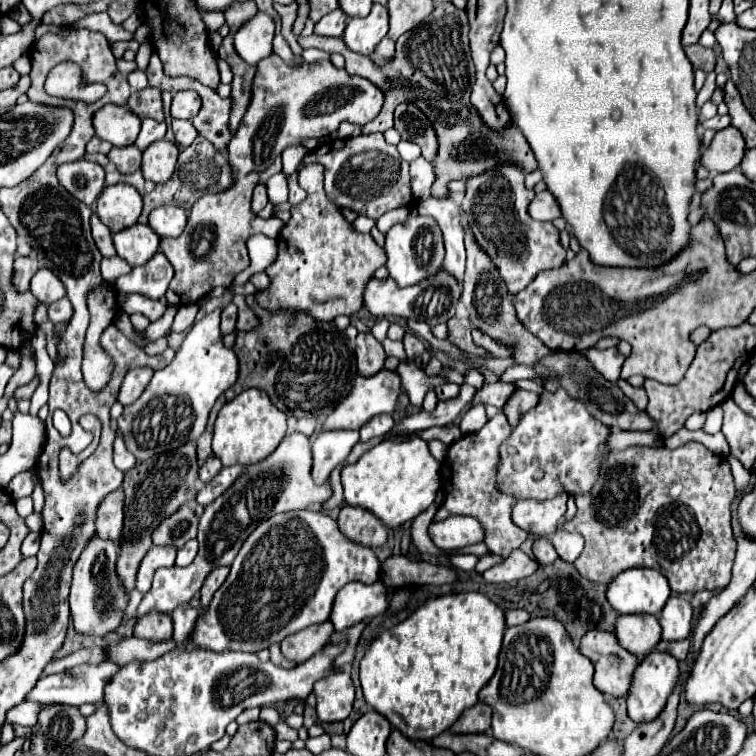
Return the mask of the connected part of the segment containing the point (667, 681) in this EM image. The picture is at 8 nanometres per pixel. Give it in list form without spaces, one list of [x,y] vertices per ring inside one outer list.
[[[652,651],[648,657],[644,657],[644,661],[638,667],[638,675],[634,675],[634,687],[630,687],[630,695],[626,697],[630,719],[638,725],[654,721],[666,707],[666,701],[678,683],[678,675],[680,675],[680,665],[672,655]]]

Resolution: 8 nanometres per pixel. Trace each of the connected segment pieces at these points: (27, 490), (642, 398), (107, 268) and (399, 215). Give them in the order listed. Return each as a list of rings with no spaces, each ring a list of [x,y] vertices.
[[[26,473],[16,475],[16,477],[10,481],[10,485],[8,485],[8,493],[12,495],[12,499],[26,497],[26,495],[32,493],[32,489],[34,489],[32,479],[30,479],[30,475],[26,475]]]
[[[618,379],[616,385],[618,385],[618,387],[624,391],[624,395],[630,397],[640,409],[646,407],[646,401],[648,401],[648,399],[646,399],[646,391],[644,391],[642,387],[632,387],[632,385],[630,385],[628,381],[624,381],[624,379]]]
[[[118,255],[108,257],[108,259],[102,259],[102,279],[106,283],[116,281],[118,277],[122,277],[122,275],[126,275],[130,271],[132,271],[132,267],[122,257],[118,257]]]
[[[400,207],[400,209],[388,211],[388,213],[384,213],[384,215],[376,221],[376,227],[378,227],[382,233],[388,233],[388,229],[390,229],[392,225],[404,221],[408,215],[410,215],[410,209],[408,209],[408,207]]]

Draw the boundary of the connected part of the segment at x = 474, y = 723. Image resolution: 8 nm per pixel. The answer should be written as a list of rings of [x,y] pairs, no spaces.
[[[476,703],[474,707],[464,711],[456,719],[456,723],[450,727],[450,731],[454,735],[460,735],[460,733],[486,733],[490,729],[490,717],[492,717],[490,707],[486,703]]]

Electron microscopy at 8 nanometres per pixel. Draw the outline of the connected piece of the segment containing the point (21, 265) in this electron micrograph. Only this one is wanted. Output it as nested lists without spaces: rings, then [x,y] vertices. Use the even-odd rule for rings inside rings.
[[[16,257],[14,259],[14,277],[12,277],[12,285],[16,287],[16,291],[20,291],[20,293],[28,291],[30,279],[36,271],[38,271],[38,261],[34,257]]]

